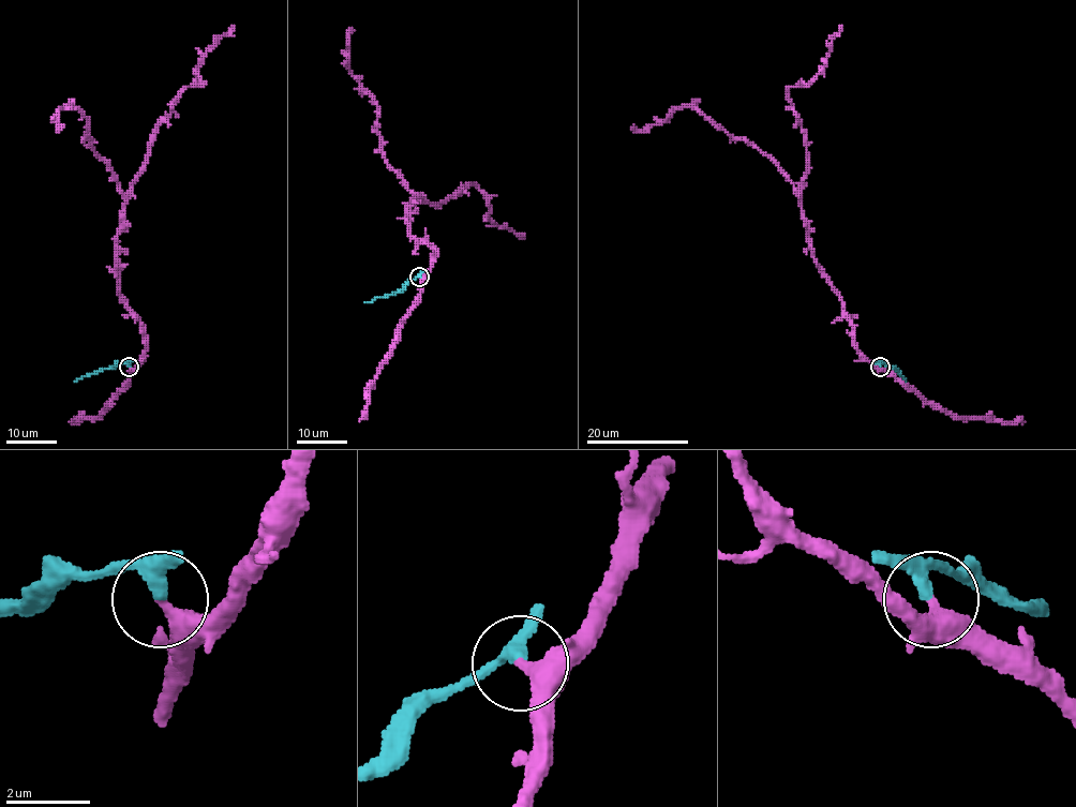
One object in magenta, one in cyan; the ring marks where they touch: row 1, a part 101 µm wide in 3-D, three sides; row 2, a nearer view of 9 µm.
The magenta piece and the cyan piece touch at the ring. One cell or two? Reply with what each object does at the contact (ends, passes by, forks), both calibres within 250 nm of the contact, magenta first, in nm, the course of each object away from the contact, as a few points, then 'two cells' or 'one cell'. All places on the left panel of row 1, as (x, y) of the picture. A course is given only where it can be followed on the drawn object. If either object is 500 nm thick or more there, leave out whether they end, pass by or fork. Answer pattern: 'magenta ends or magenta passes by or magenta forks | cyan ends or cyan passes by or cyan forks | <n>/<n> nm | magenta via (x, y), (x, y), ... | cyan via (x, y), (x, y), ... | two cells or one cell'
magenta ends | cyan passes by | 400/240 nm | magenta via (130, 367), (145, 345), (144, 324), (120, 293), (125, 196), (175, 99), (234, 26) | cyan via (130, 367), (126, 362), (118, 362), (75, 380) | two cells

